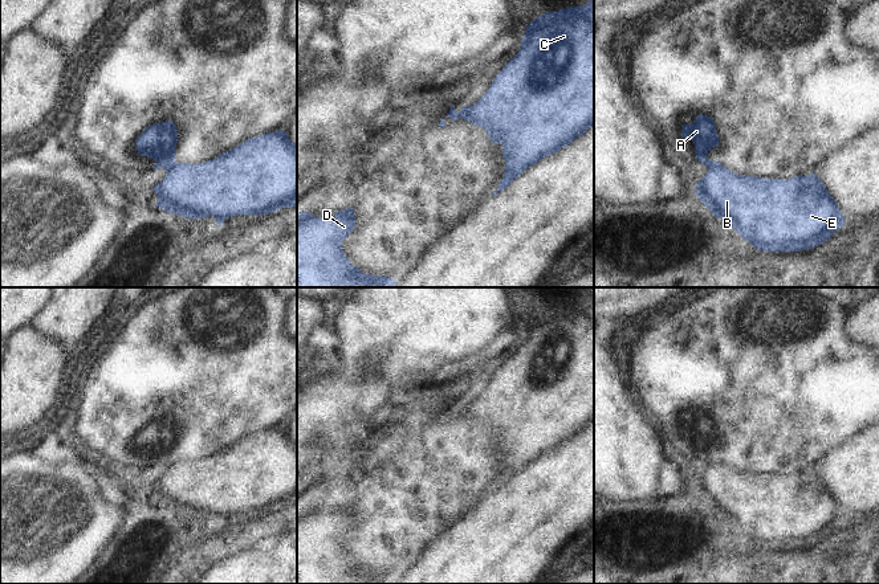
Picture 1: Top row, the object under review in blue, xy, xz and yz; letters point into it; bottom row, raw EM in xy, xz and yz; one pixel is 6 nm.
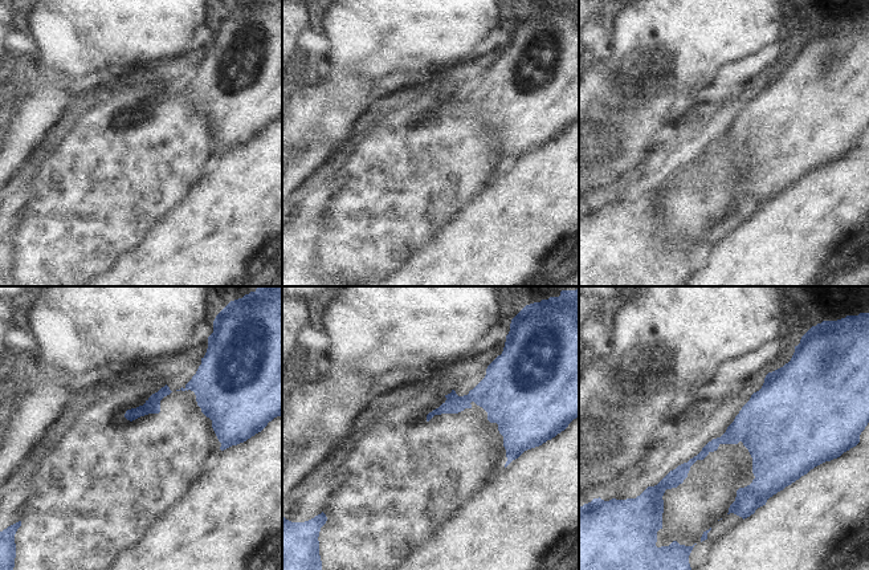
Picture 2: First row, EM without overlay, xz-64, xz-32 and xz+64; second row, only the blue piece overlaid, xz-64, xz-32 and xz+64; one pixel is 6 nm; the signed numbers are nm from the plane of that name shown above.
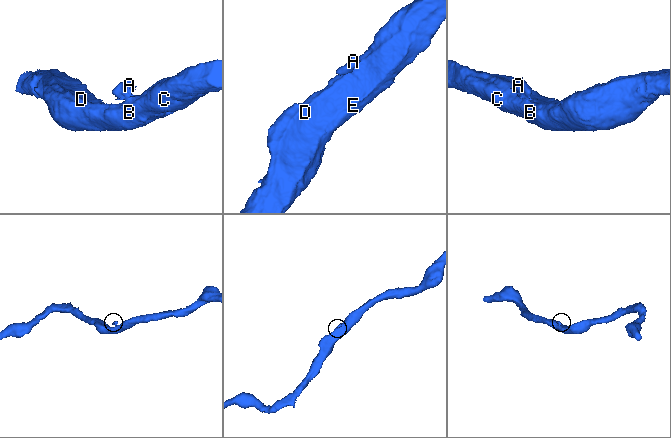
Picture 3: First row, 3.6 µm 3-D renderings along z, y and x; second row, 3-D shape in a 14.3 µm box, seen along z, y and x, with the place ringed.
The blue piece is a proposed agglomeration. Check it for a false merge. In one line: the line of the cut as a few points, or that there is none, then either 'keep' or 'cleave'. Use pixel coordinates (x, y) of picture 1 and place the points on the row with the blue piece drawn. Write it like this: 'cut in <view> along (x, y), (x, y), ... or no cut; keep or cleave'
cut in xy along (187, 163), (180, 163), (167, 172); cleave

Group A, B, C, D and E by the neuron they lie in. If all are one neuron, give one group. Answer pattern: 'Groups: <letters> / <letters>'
Groups: A / B C D E.

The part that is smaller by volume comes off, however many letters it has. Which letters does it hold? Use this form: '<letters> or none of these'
A

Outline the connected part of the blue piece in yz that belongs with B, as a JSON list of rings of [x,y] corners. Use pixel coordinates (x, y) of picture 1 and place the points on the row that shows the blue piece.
[[[709,168],[695,191],[717,219],[762,252],[811,249],[845,225],[815,172],[784,180]]]

